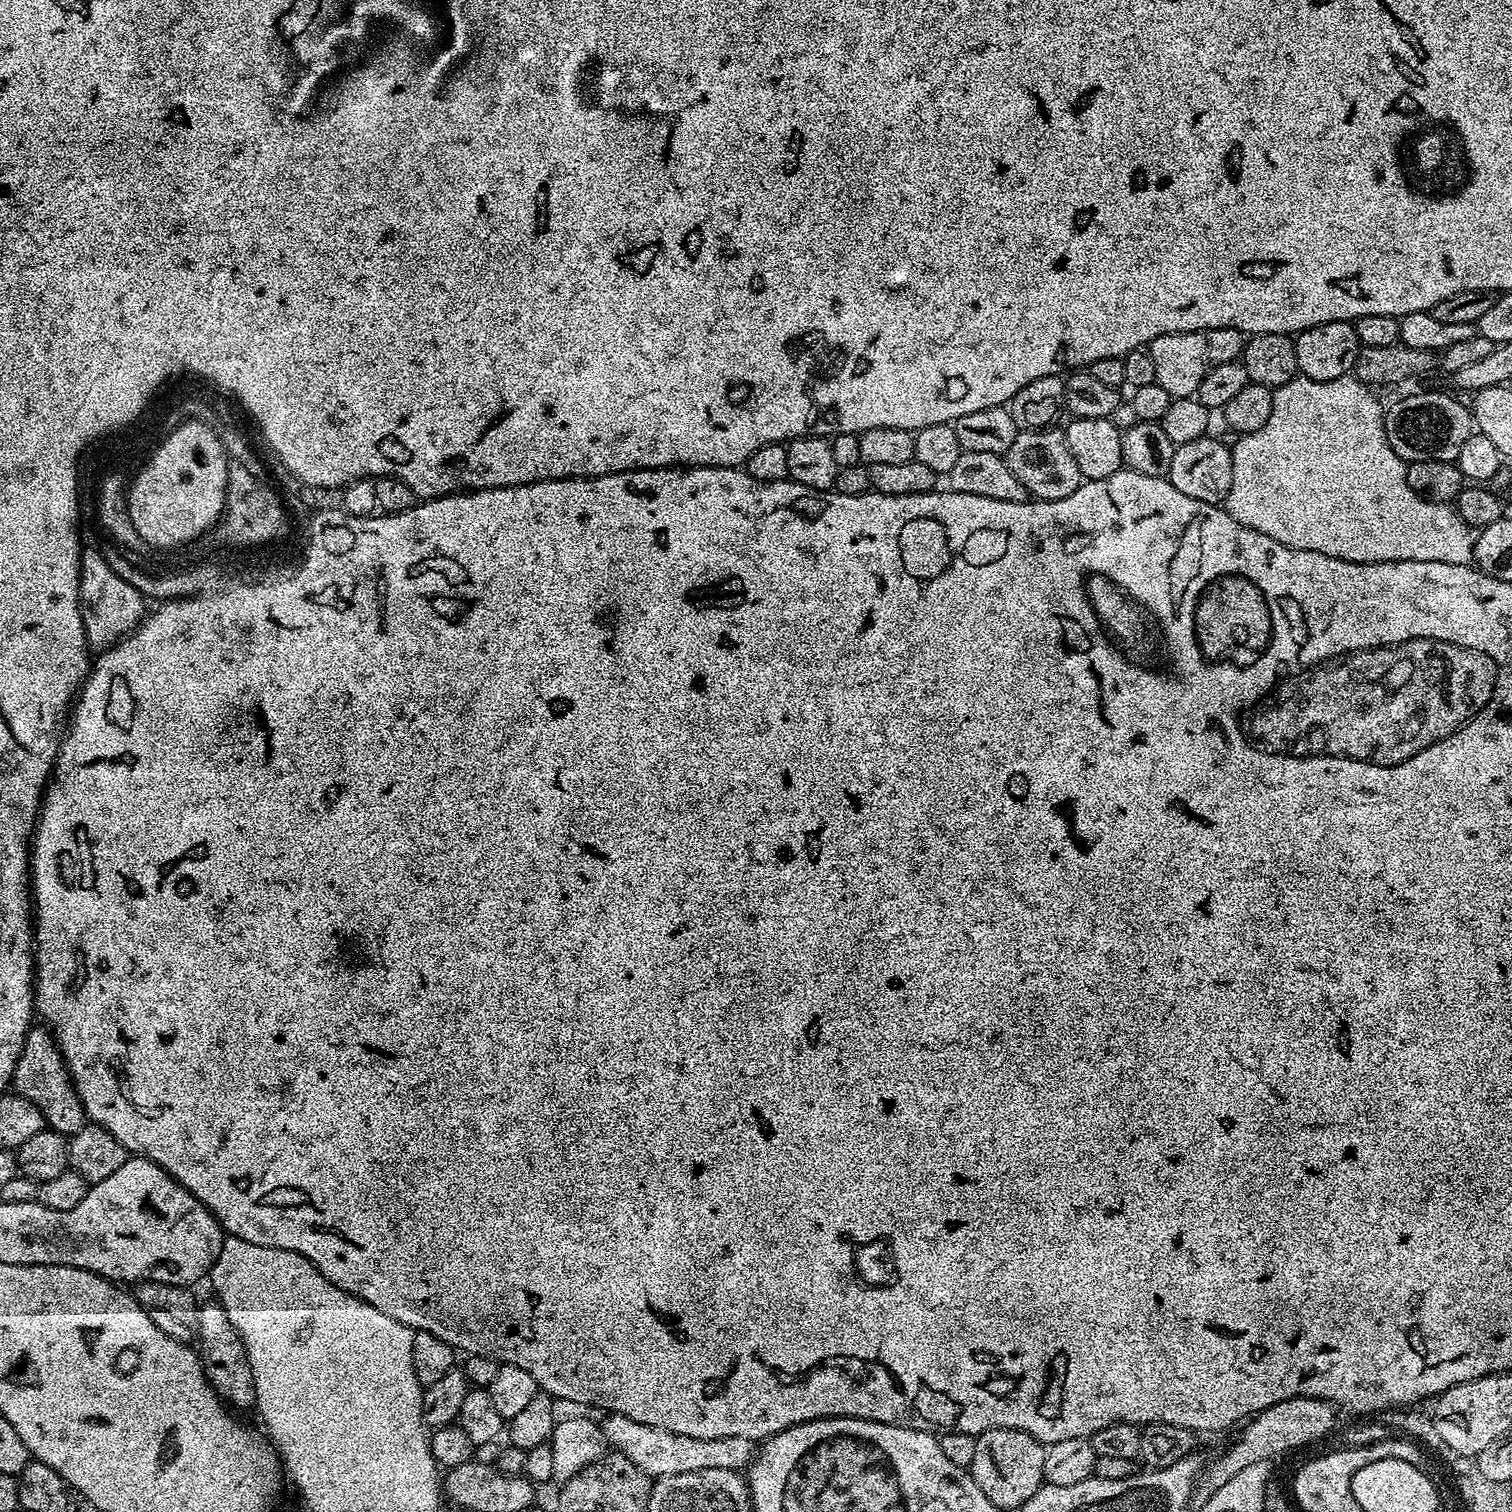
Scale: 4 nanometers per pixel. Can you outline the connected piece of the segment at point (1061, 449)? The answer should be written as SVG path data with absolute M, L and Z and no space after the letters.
M1049 426L1039 430L1020 430L1014 438L1014 446L1006 453L1010 466L1010 474L1026 486L1029 497L1037 500L1057 500L1074 494L1082 483L1078 470L1078 462L1074 462L1074 454L1070 454L1070 446L1066 446L1063 431Z

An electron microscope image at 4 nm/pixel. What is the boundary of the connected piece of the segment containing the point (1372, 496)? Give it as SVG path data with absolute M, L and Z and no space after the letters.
M1349 374L1342 378L1334 378L1330 382L1318 382L1302 375L1286 382L1272 393L1274 410L1270 410L1270 418L1262 430L1245 432L1232 450L1232 481L1226 501L1226 511L1242 526L1250 530L1258 530L1258 534L1266 534L1266 538L1274 538L1274 542L1282 542L1282 546L1290 546L1294 550L1314 550L1318 554L1326 554L1330 558L1342 558L1346 562L1398 562L1413 560L1414 562L1450 562L1451 564L1471 565L1476 555L1477 533L1474 528L1464 523L1457 509L1446 504L1435 504L1423 500L1414 490L1410 490L1410 482L1406 482L1408 464L1394 454L1390 442L1386 442L1384 429L1385 405L1375 396L1373 389Z

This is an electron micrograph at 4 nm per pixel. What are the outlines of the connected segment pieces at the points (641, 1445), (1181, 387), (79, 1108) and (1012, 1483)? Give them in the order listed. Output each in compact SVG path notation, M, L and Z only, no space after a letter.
M617 1412L605 1415L602 1420L604 1437L619 1455L630 1458L638 1470L647 1476L659 1478L670 1474L690 1474L698 1470L744 1470L754 1459L753 1441L746 1438L686 1438L686 1434L674 1434L656 1426L634 1422Z
M1211 328L1193 332L1171 332L1154 338L1147 344L1150 362L1154 362L1156 384L1166 390L1173 400L1187 396L1195 397L1198 386L1214 366L1223 366L1225 362L1240 360L1244 345L1245 333L1236 328Z
M47 1027L29 1028L22 1046L22 1054L14 1066L11 1087L15 1095L24 1096L30 1102L34 1102L38 1110L42 1110L45 1125L51 1131L61 1132L64 1136L70 1137L84 1128L86 1117L80 1095L72 1085L72 1076L68 1073L68 1065L64 1063L64 1055L60 1053L56 1039Z
M991 1428L976 1437L972 1481L1001 1510L1018 1510L1044 1484L1045 1445L1017 1428Z

